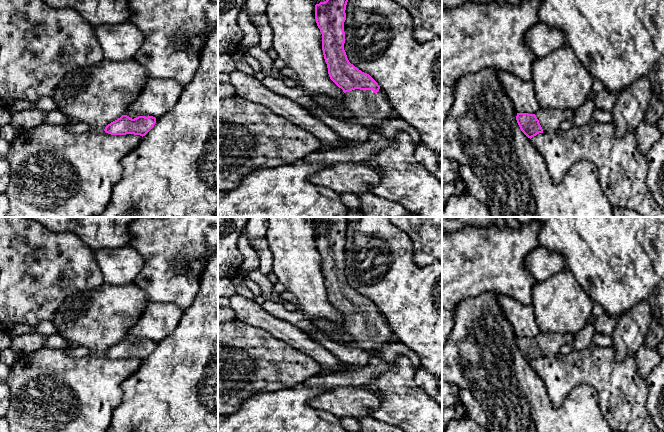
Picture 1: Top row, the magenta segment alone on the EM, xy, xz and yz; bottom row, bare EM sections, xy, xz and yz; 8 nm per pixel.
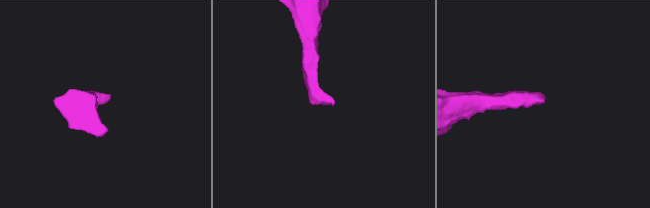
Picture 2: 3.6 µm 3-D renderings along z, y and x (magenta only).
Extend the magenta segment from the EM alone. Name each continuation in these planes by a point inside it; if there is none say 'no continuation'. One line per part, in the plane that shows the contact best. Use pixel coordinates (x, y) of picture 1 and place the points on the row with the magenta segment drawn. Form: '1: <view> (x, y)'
1: xz (371, 109)

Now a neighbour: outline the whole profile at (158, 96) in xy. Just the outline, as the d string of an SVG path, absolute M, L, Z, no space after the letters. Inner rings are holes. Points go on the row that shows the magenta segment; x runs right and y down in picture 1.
M150 78L127 111L159 118L179 100L183 85L173 79Z

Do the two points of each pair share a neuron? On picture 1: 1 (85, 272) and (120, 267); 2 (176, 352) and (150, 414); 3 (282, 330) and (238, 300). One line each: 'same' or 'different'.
1: different
2: same
3: same

